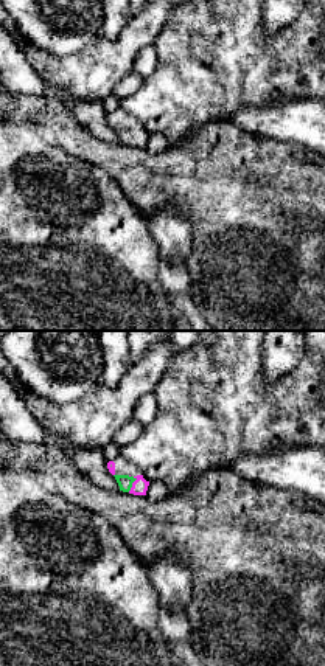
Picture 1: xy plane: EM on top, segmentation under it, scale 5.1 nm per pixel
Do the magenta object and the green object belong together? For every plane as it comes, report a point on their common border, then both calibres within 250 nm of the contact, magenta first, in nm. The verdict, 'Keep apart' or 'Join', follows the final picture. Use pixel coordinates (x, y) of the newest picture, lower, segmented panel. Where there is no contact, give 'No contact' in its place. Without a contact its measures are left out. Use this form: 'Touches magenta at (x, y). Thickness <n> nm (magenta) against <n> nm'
Touches magenta at (132, 485). Thickness 80 nm (magenta) against 80 nm

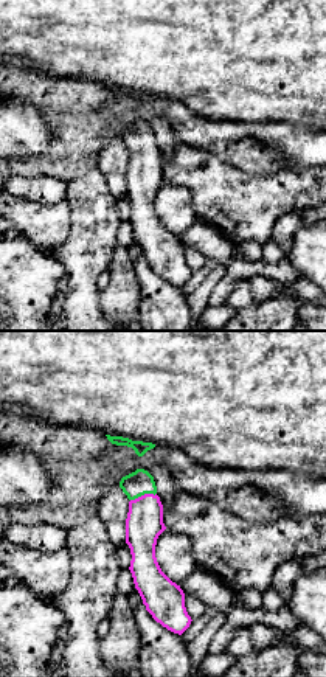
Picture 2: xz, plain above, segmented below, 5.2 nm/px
Touches magenta at (143, 496). Thickness 190 nm (magenta) against 130 nm

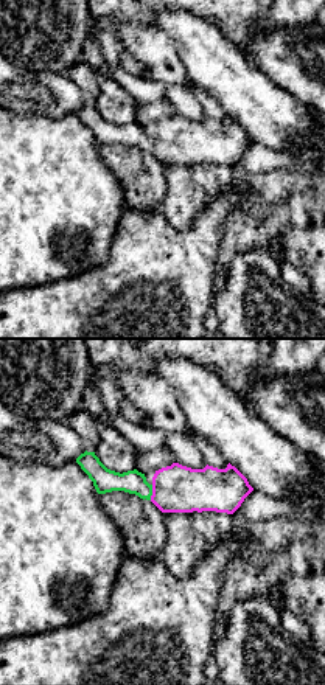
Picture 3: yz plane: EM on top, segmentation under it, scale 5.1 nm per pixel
Touches magenta at (153, 493). Thickness 240 nm (magenta) against 120 nm

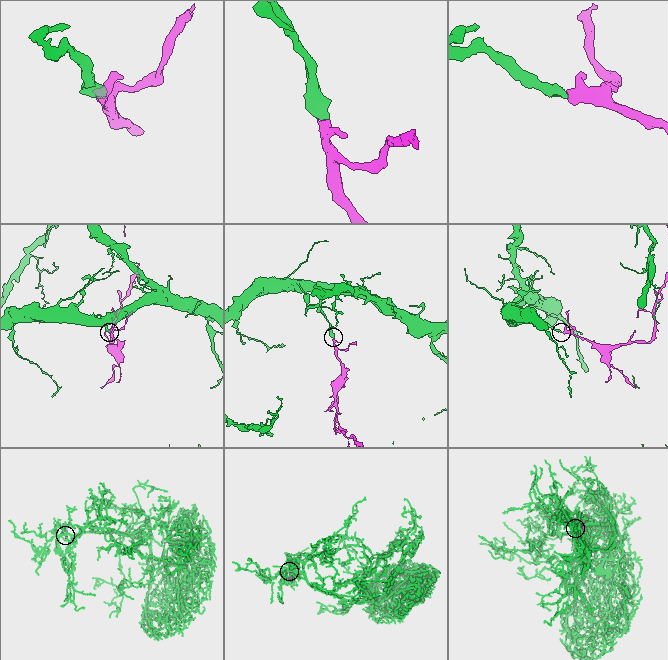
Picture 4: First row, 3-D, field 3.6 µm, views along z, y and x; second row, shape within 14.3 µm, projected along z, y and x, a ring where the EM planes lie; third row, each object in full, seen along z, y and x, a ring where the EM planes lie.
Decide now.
Join

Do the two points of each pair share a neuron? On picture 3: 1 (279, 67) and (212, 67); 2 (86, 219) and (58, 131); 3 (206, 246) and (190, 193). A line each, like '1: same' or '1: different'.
1: different
2: same
3: different

